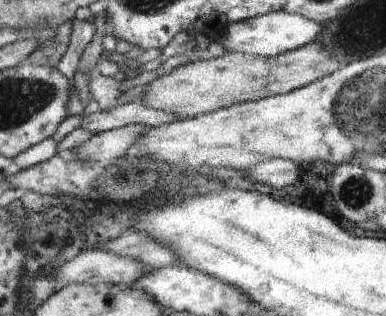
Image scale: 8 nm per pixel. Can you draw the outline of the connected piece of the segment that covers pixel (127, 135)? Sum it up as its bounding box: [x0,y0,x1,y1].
[77,124,148,164]

